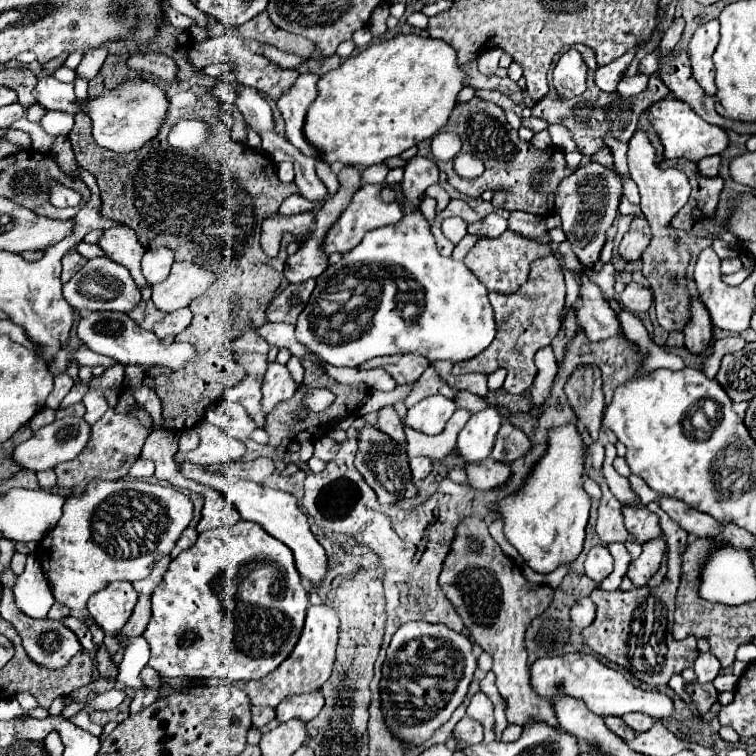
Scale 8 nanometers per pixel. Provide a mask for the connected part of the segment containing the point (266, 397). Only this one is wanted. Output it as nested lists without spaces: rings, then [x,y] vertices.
[[[272,361],[262,381],[262,411],[268,415],[276,403],[290,399],[294,391],[296,391],[296,381],[290,375],[288,367],[278,361]]]

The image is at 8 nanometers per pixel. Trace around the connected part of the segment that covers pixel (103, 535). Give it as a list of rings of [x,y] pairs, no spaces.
[[[94,479],[88,483],[82,497],[68,497],[64,503],[64,513],[60,523],[46,533],[38,543],[38,559],[42,563],[44,577],[50,585],[54,599],[74,611],[84,611],[88,599],[114,581],[140,581],[146,579],[152,567],[174,549],[182,531],[192,521],[192,501],[188,495],[178,491],[172,485],[148,483],[148,481],[104,481]]]

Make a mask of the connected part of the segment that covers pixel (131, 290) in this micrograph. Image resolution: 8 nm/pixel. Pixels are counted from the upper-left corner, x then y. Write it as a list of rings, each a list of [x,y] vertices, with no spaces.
[[[106,257],[90,259],[84,269],[64,283],[64,299],[78,311],[122,311],[130,313],[142,303],[142,295],[130,275],[130,271]]]

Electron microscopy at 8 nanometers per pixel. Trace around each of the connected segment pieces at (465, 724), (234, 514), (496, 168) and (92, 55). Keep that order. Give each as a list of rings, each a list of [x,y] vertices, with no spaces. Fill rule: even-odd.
[[[464,715],[454,727],[454,737],[464,741],[466,745],[476,745],[482,741],[482,725],[478,721],[470,719],[468,715]]]
[[[182,479],[182,487],[188,487],[188,489],[204,495],[202,519],[196,527],[198,531],[208,531],[208,529],[222,527],[222,525],[236,525],[240,521],[238,511],[234,509],[234,505],[230,505],[230,501],[226,501],[226,497],[222,497],[222,493],[218,493],[210,487],[202,487],[188,479]]]
[[[474,97],[466,103],[458,103],[448,123],[444,125],[444,131],[452,131],[460,135],[462,139],[460,153],[470,153],[478,157],[486,167],[486,171],[476,179],[460,179],[456,171],[452,169],[452,161],[446,161],[446,163],[438,161],[438,167],[446,171],[448,175],[448,183],[456,187],[458,191],[466,193],[468,197],[480,197],[486,189],[490,189],[494,193],[492,197],[494,205],[506,211],[518,209],[518,211],[528,211],[534,215],[548,215],[554,209],[554,191],[560,179],[568,177],[574,171],[566,165],[564,151],[554,147],[546,151],[534,149],[532,143],[522,141],[518,137],[518,131],[510,127],[510,123],[504,117],[504,111],[496,103],[484,101],[480,97]],[[536,175],[540,175],[540,181],[534,179]]]
[[[106,45],[100,47],[100,49],[94,49],[94,51],[90,51],[90,53],[84,53],[84,55],[82,55],[82,61],[80,61],[78,69],[76,69],[78,77],[80,77],[80,79],[86,79],[86,81],[94,79],[96,73],[98,73],[98,69],[102,67],[106,55],[108,55],[108,47],[106,47]]]

